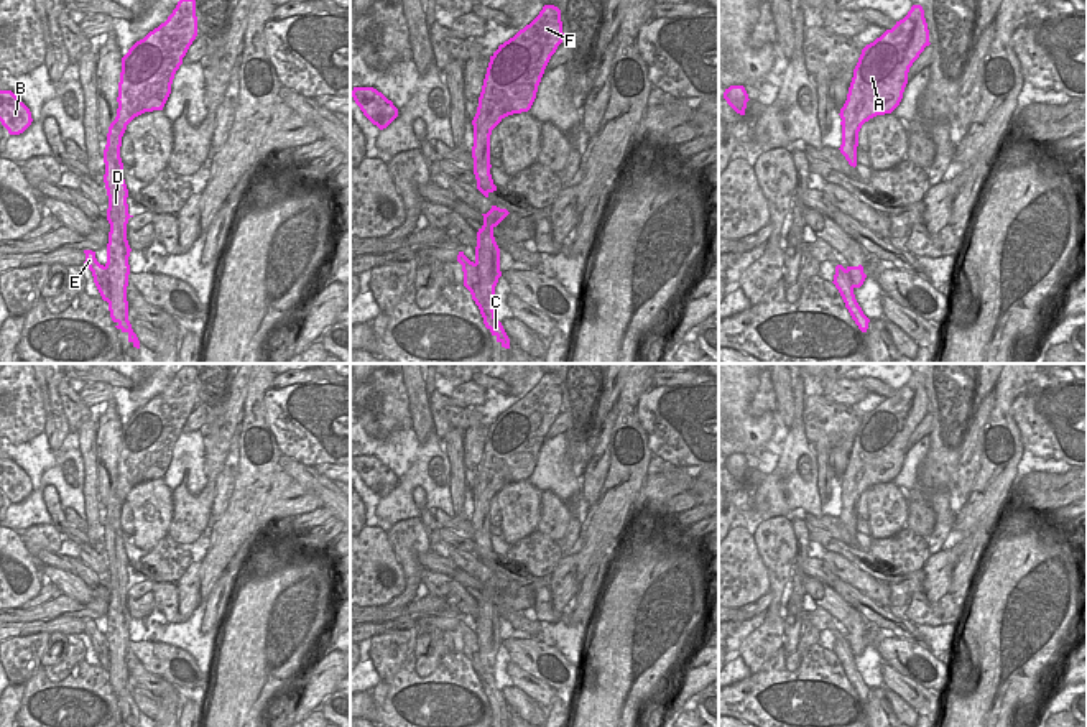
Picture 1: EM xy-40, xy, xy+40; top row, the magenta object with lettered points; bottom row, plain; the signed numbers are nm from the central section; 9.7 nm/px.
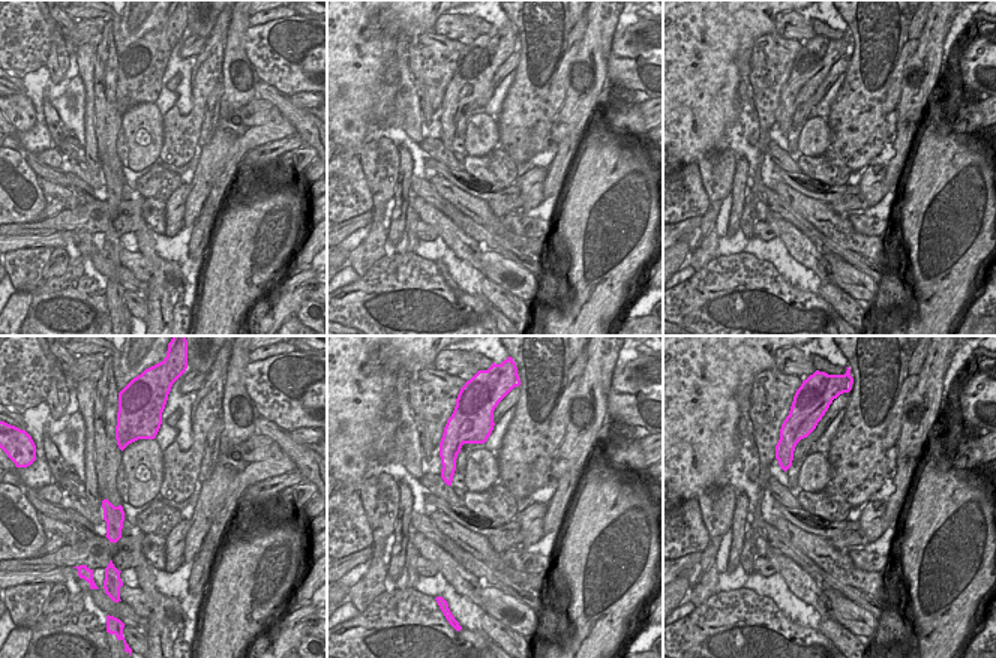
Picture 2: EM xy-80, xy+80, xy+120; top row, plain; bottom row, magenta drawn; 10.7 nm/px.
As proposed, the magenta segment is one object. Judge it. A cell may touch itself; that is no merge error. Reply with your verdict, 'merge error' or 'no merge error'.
merge error

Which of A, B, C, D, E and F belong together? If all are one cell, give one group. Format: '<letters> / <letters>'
A D F / B C E

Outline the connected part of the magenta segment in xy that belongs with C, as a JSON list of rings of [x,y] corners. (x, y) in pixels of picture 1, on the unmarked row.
[[[459,620],[457,630],[462,633],[464,640],[464,655],[470,660],[472,668],[480,678],[480,683],[483,686],[485,696],[492,701],[492,704],[497,706],[497,711],[502,712],[502,715],[510,717],[510,707],[502,694],[502,691],[495,686],[493,674],[488,673],[482,666],[480,660],[480,645],[479,645],[479,637],[474,630],[470,630],[464,620]]]

